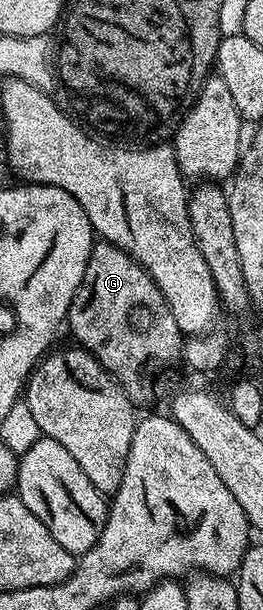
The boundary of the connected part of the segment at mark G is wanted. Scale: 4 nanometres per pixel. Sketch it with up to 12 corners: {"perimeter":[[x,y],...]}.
{"perimeter":[[95,244],[78,340],[138,407],[184,334],[152,275]]}

